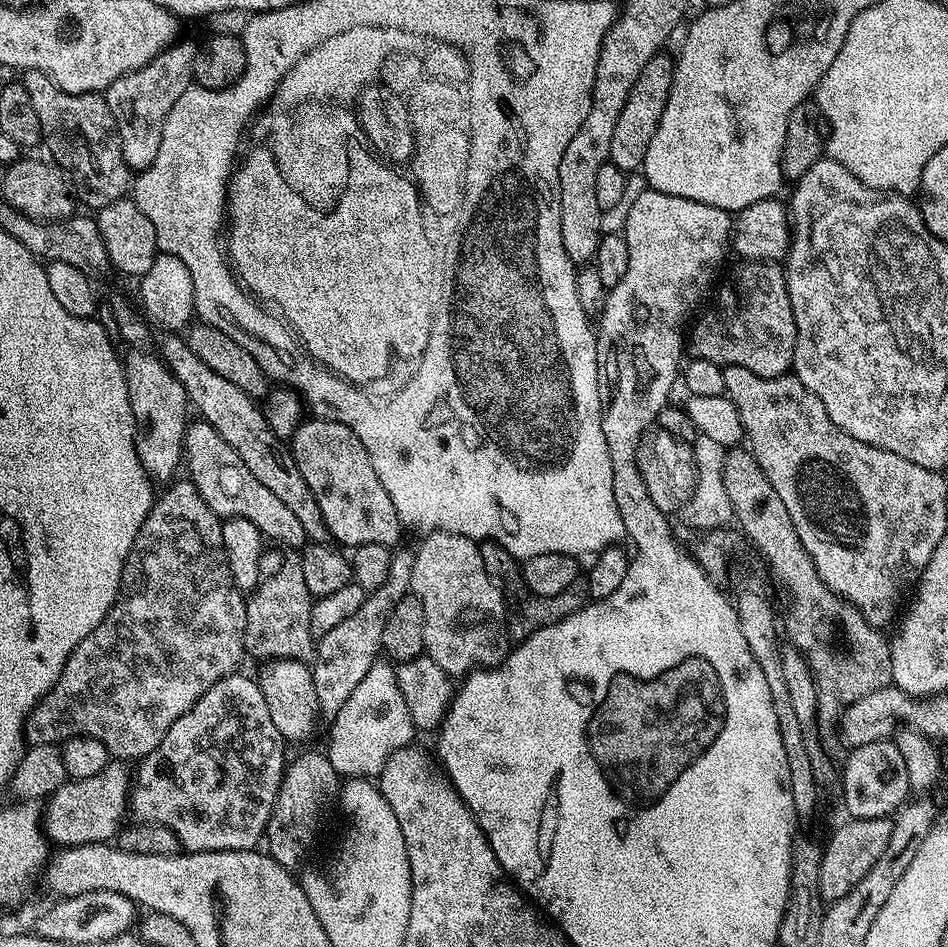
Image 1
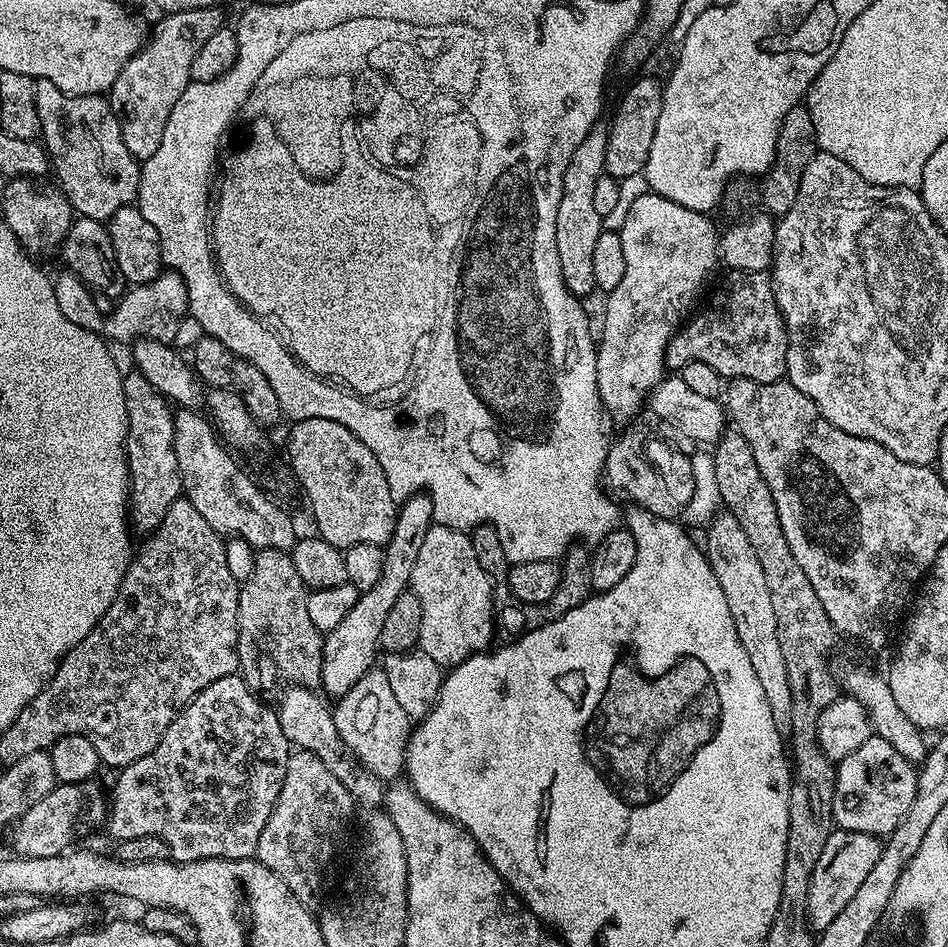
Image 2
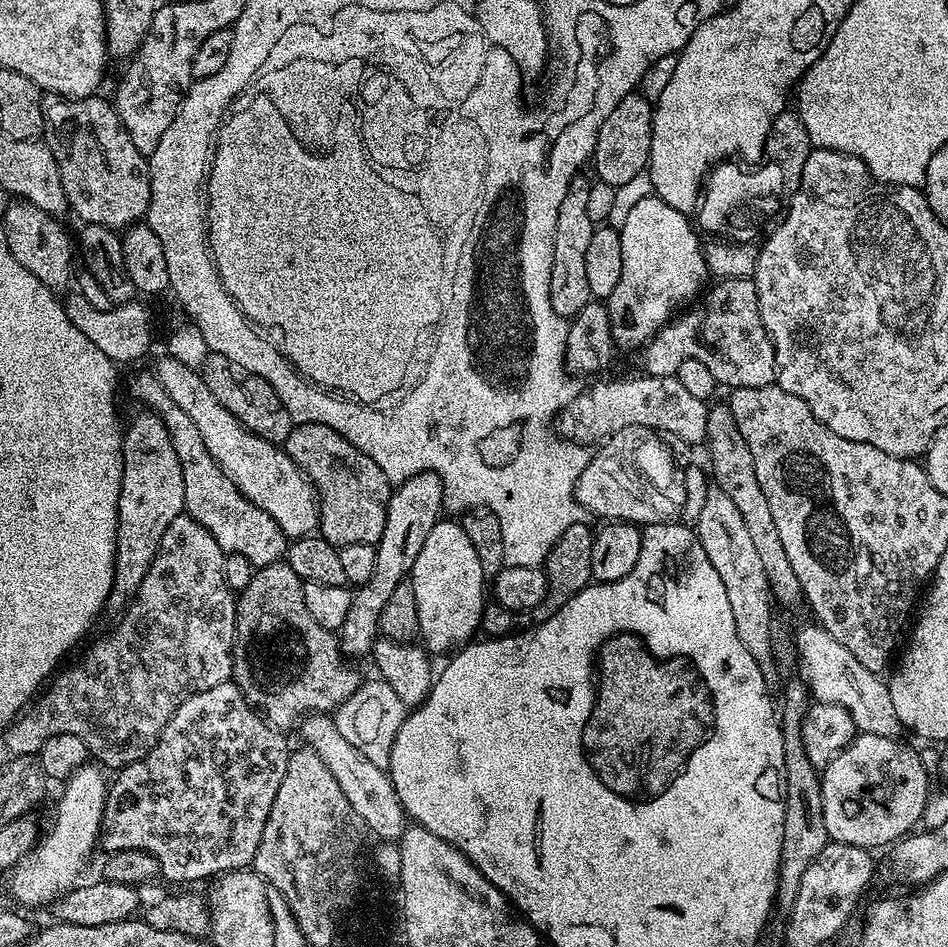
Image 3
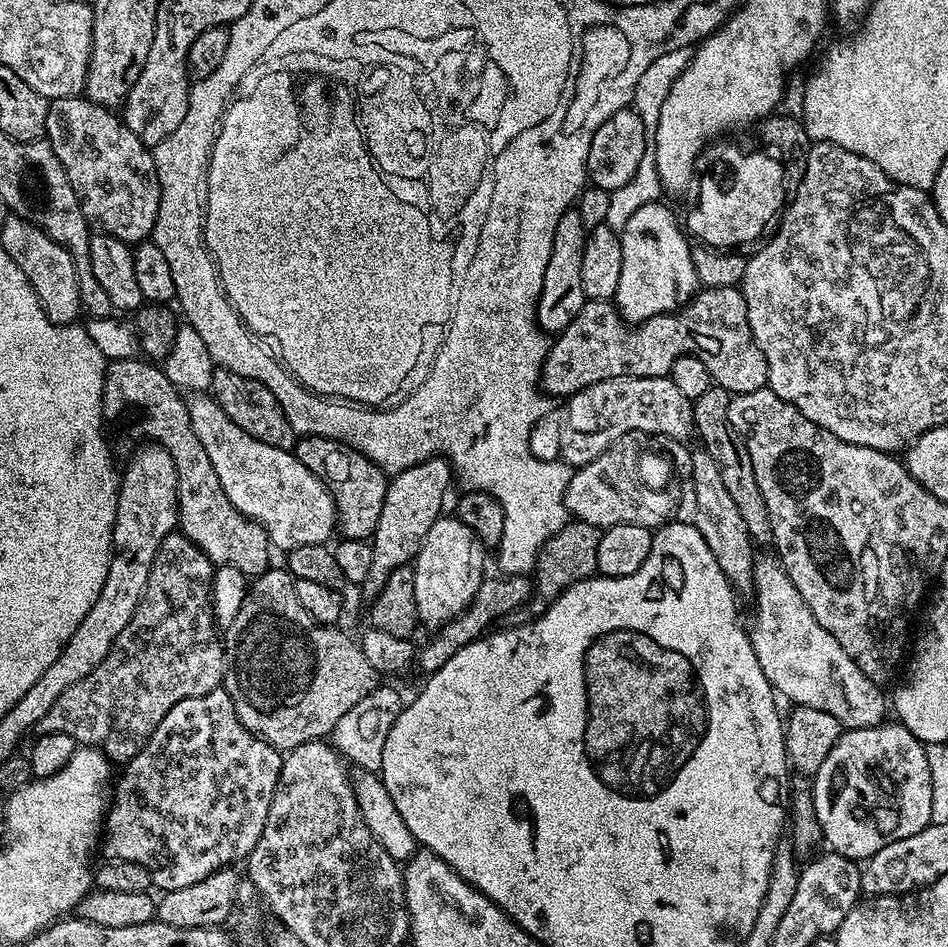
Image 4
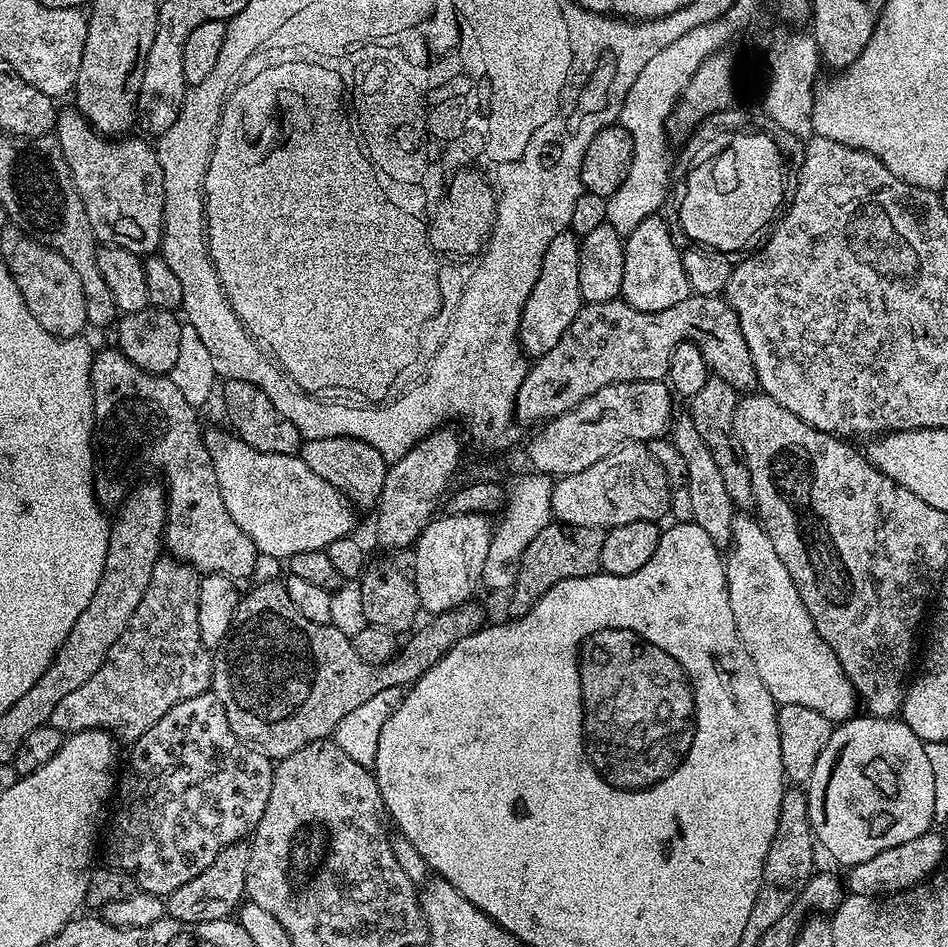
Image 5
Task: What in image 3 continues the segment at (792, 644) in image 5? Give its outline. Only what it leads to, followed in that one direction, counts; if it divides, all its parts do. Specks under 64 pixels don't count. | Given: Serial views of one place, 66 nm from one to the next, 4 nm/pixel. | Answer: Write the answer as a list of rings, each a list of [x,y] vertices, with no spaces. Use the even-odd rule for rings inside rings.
[[[815,622],[804,624],[796,632],[796,656],[800,659],[799,675],[806,681],[806,687],[821,704],[842,706],[854,718],[857,733],[878,734],[899,737],[902,725],[894,710],[885,677],[878,672],[866,670],[842,642],[838,642]]]

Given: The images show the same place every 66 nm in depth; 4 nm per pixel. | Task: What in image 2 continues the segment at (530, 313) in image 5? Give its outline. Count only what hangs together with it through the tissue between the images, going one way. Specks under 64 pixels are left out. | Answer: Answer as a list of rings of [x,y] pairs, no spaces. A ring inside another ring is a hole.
[[[598,122],[588,131],[588,136],[578,142],[578,150],[562,174],[562,198],[558,202],[556,219],[556,241],[558,242],[558,263],[562,266],[562,278],[569,292],[577,298],[585,298],[594,292],[594,246],[598,243],[598,234],[602,231],[602,218],[594,207],[594,186],[598,178],[605,175],[606,142],[608,130]]]

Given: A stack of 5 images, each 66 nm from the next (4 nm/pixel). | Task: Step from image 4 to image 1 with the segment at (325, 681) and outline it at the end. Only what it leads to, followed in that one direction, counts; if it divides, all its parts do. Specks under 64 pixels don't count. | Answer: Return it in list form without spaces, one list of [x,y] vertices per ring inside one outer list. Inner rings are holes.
[[[288,555],[292,556],[286,557],[269,576],[267,573],[246,600],[244,646],[247,655],[257,656],[260,662],[280,659],[307,661],[314,652],[314,637],[310,626],[310,610],[314,597],[310,594],[310,590],[306,590],[306,577],[302,574],[299,555]]]

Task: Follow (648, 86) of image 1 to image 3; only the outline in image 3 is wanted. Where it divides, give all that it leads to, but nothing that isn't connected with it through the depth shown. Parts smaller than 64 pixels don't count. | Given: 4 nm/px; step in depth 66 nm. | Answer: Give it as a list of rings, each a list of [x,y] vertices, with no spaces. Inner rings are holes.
[[[635,91],[626,98],[622,98],[622,102],[618,102],[618,106],[614,106],[614,110],[610,110],[610,118],[606,118],[606,122],[602,122],[602,126],[596,135],[596,150],[594,153],[594,164],[596,160],[596,174],[594,176],[596,180],[606,182],[610,187],[618,189],[626,186],[626,182],[630,182],[630,178],[646,171],[650,158],[653,107],[653,101],[649,97]]]

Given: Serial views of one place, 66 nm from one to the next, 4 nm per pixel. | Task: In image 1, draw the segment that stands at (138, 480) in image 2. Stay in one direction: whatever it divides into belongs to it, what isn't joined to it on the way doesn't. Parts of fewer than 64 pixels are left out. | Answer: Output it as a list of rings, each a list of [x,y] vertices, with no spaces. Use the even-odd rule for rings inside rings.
[[[132,348],[129,353],[128,357],[123,357],[122,363],[124,393],[130,394],[130,410],[136,423],[135,451],[153,481],[168,482],[173,479],[172,471],[182,464],[184,429],[190,413],[188,395],[168,365],[151,351]]]

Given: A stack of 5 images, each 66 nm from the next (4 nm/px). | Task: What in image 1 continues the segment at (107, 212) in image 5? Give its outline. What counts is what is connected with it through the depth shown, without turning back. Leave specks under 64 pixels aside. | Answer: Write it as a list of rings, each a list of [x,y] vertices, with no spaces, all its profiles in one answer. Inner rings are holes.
[[[38,70],[24,72],[22,83],[26,86],[26,94],[30,94],[34,111],[38,113],[38,122],[42,122],[43,147],[48,147],[47,155],[64,169],[75,187],[81,188],[79,203],[81,200],[86,207],[92,208],[88,210],[99,210],[110,206],[110,202],[125,199],[134,173],[126,158],[122,158],[118,126],[107,99],[99,92],[70,94]]]

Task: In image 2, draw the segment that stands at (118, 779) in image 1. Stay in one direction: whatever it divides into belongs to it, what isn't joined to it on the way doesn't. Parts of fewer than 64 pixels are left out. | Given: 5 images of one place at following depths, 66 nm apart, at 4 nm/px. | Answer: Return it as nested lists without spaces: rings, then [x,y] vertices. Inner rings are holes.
[[[57,783],[46,798],[41,798],[39,802],[34,802],[30,810],[20,817],[15,825],[16,837],[12,844],[16,847],[15,855],[20,858],[46,858],[47,856],[58,856],[69,847],[72,840],[72,820],[79,816],[84,816],[88,824],[103,825],[106,820],[106,800],[100,797],[100,792],[96,788],[89,787],[88,793],[85,785],[82,784],[62,784]]]

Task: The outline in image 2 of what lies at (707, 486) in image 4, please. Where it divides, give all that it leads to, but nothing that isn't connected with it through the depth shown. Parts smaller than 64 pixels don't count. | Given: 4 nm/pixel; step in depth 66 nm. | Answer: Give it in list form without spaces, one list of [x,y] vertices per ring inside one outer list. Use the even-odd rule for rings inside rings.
[[[717,511],[711,524],[707,525],[706,532],[708,564],[714,570],[714,578],[718,578],[718,586],[722,586],[722,594],[726,594],[726,606],[730,606],[734,630],[738,630],[738,642],[742,642],[746,655],[750,657],[750,666],[754,666],[754,674],[758,674],[758,682],[762,685],[766,702],[770,705],[770,714],[774,717],[774,726],[778,726],[778,734],[788,738],[792,701],[790,678],[786,674],[782,642],[778,642],[778,622],[774,619],[774,605],[766,586],[766,574],[758,563],[758,554],[754,554],[754,546],[750,546],[750,538],[746,538],[742,526],[738,526],[738,518],[734,518],[732,512]]]

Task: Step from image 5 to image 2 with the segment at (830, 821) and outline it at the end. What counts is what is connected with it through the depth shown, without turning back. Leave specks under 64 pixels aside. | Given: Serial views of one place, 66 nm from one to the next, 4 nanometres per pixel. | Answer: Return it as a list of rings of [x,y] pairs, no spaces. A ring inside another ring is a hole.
[[[873,735],[836,766],[833,821],[843,830],[887,837],[900,824],[916,797],[917,769],[890,742]]]

